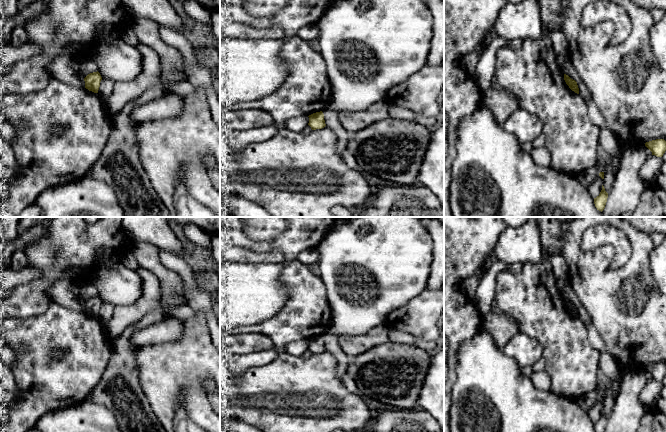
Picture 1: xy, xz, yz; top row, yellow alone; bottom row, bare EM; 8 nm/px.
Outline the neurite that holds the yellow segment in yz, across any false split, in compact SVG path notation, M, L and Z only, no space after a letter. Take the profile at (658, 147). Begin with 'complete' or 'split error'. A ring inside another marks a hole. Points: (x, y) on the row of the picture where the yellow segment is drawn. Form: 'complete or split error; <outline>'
complete; M656 139L645 143L645 146L652 152L652 155L662 157L666 151L666 141L664 139Z

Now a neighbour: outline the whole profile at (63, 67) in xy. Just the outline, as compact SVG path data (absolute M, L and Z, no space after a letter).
M66 54L55 56L46 66L51 77L55 77L64 83L85 87L85 81L79 71L79 63Z

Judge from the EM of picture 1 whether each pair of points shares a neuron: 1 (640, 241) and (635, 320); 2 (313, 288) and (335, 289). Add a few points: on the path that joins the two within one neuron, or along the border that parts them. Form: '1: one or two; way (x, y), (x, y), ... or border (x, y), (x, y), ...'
1: one; way (634, 263), (609, 287), (609, 304), (613, 308)
2: two; border (315, 271), (325, 287), (331, 312)

